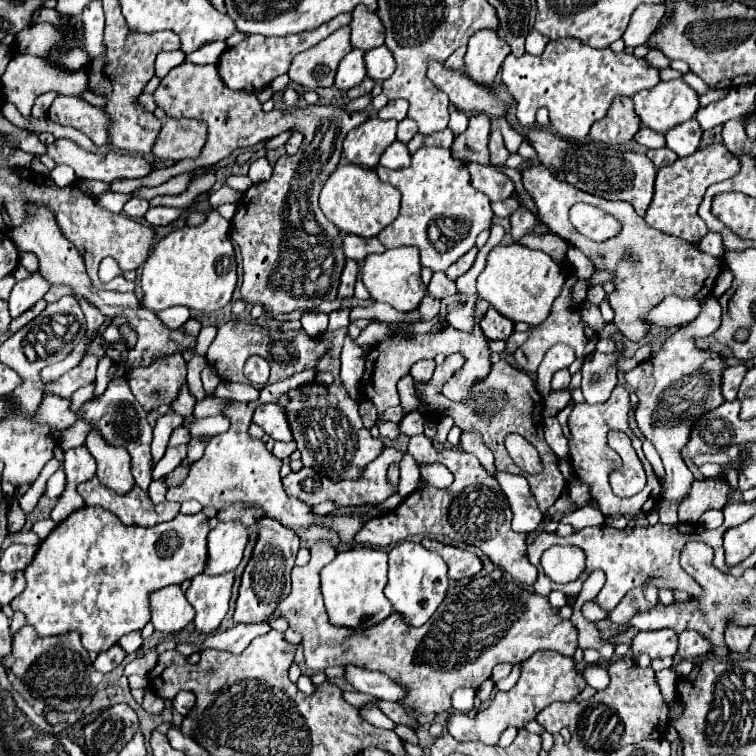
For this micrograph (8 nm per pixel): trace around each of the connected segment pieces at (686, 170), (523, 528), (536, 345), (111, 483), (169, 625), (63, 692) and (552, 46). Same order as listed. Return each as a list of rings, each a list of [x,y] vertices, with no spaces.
[[[711,143],[703,149],[697,149],[689,157],[681,157],[672,165],[661,167],[657,171],[655,179],[655,193],[653,201],[645,213],[647,225],[651,225],[657,231],[675,235],[685,239],[687,243],[697,243],[709,229],[703,223],[703,219],[697,215],[699,203],[703,201],[703,195],[709,185],[719,183],[727,177],[733,177],[737,173],[737,157],[725,149],[725,145]]]
[[[493,471],[493,479],[499,481],[501,491],[507,495],[513,511],[513,529],[519,533],[531,533],[543,519],[543,513],[537,507],[537,501],[529,493],[525,477],[511,475],[507,471]]]
[[[565,261],[565,265],[563,265],[563,269],[565,269],[565,283],[563,283],[561,295],[557,297],[557,301],[555,301],[555,305],[553,305],[553,313],[549,315],[549,321],[545,321],[539,329],[531,331],[529,339],[527,339],[527,341],[515,351],[515,355],[513,355],[515,361],[517,361],[517,367],[523,369],[523,371],[527,371],[527,373],[531,373],[531,375],[537,371],[537,367],[539,367],[539,363],[543,361],[543,355],[547,353],[547,349],[553,347],[555,343],[565,343],[565,345],[573,347],[577,357],[587,357],[589,353],[595,351],[597,333],[581,321],[581,311],[579,311],[581,307],[571,301],[571,291],[573,291],[575,283],[579,281],[579,277],[577,277],[575,269],[573,269],[571,265],[567,265],[567,261]]]
[[[91,429],[85,447],[97,461],[97,477],[101,483],[117,493],[129,493],[135,485],[131,475],[131,457],[125,447],[109,445],[97,429]]]
[[[179,585],[159,589],[151,597],[151,623],[157,631],[175,633],[187,627],[195,617],[195,609],[187,601]]]
[[[25,625],[13,637],[13,657],[15,661],[11,671],[23,681],[33,699],[85,699],[91,695],[89,675],[93,671],[93,663],[81,645],[81,635],[77,631],[55,637],[39,637],[33,627]]]
[[[573,39],[549,41],[541,55],[507,55],[501,73],[503,83],[517,103],[517,119],[521,125],[535,125],[537,109],[547,107],[553,133],[577,141],[587,137],[591,125],[607,113],[615,97],[633,97],[637,91],[651,89],[659,83],[659,71],[643,59],[627,53],[613,53],[609,47],[593,49]]]

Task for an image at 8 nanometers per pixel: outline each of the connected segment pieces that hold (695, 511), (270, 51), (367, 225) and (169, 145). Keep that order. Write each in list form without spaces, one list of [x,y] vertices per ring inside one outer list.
[[[727,469],[717,479],[701,479],[691,487],[691,495],[679,505],[681,523],[697,523],[697,519],[709,509],[723,509],[731,497],[731,485],[727,481]]]
[[[343,13],[343,15],[333,17],[331,21],[327,21],[325,25],[321,25],[321,27],[317,27],[313,31],[303,31],[303,33],[297,33],[297,35],[287,35],[287,37],[257,37],[257,35],[249,35],[247,39],[237,43],[235,47],[227,47],[221,53],[221,57],[217,61],[219,75],[221,75],[223,83],[229,89],[257,93],[257,91],[269,87],[275,77],[285,75],[289,71],[289,65],[291,65],[291,61],[293,61],[293,57],[297,53],[307,51],[309,47],[317,45],[321,39],[329,37],[333,31],[337,31],[343,25],[347,25],[349,21],[351,21],[351,13]]]
[[[339,165],[331,177],[325,181],[319,205],[325,217],[335,223],[341,233],[351,233],[359,237],[377,237],[389,223],[395,221],[399,213],[401,193],[389,185],[379,181],[373,169],[355,167],[355,165]]]
[[[169,117],[167,123],[161,127],[151,153],[165,161],[181,161],[185,157],[193,159],[201,153],[203,145],[207,141],[207,125],[205,121],[197,119],[173,119]]]

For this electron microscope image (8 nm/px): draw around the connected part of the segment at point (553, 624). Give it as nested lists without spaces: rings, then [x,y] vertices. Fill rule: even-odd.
[[[317,541],[311,549],[311,561],[305,567],[294,566],[291,571],[292,588],[287,599],[281,601],[281,609],[277,609],[277,617],[285,617],[293,631],[303,635],[303,653],[305,663],[313,671],[325,671],[331,665],[355,665],[369,671],[383,671],[393,677],[393,681],[401,681],[401,685],[409,685],[409,697],[405,697],[403,705],[407,711],[415,715],[431,715],[443,713],[449,709],[449,697],[457,687],[471,687],[479,689],[483,681],[491,677],[491,669],[497,663],[519,663],[529,659],[537,649],[553,649],[565,657],[573,657],[577,649],[577,629],[571,621],[563,621],[559,617],[559,609],[549,603],[547,597],[541,597],[529,589],[521,589],[515,581],[493,581],[491,577],[477,575],[469,583],[449,587],[441,609],[419,629],[409,629],[397,613],[391,613],[381,625],[373,629],[353,633],[351,629],[333,629],[327,621],[321,585],[319,585],[319,571],[331,563],[337,555],[335,547],[327,541]]]

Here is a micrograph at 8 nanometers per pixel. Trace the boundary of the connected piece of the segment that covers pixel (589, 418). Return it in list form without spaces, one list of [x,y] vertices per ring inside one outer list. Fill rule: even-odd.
[[[621,385],[615,387],[615,391],[611,393],[609,401],[601,403],[601,405],[589,405],[589,403],[576,403],[571,401],[557,416],[569,416],[569,427],[573,427],[573,435],[569,439],[569,447],[571,447],[571,461],[573,461],[573,469],[575,475],[579,479],[583,479],[585,483],[589,483],[591,487],[591,497],[601,505],[603,515],[611,515],[611,513],[621,513],[625,517],[635,517],[639,513],[649,513],[661,499],[661,483],[657,479],[657,475],[651,469],[651,463],[645,459],[643,451],[641,451],[641,439],[631,431],[629,427],[629,409],[631,409],[629,392]],[[615,429],[615,431],[623,431],[633,439],[633,449],[637,451],[645,473],[647,473],[647,485],[641,493],[629,497],[629,499],[619,499],[613,495],[613,491],[609,489],[609,474],[621,465],[622,461],[617,454],[607,444],[607,433]]]

